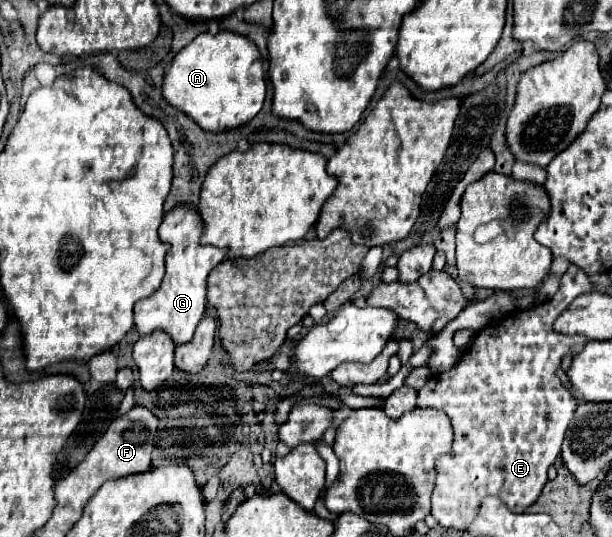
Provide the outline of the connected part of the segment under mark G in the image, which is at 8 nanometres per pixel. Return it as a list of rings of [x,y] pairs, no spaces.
[[[177,205],[165,213],[163,223],[159,225],[159,237],[171,245],[165,259],[167,271],[159,289],[135,303],[135,325],[139,335],[149,335],[155,329],[163,329],[177,345],[187,343],[193,337],[193,331],[207,307],[207,277],[227,257],[227,247],[219,249],[213,245],[201,245],[201,235],[203,219],[193,205]]]

